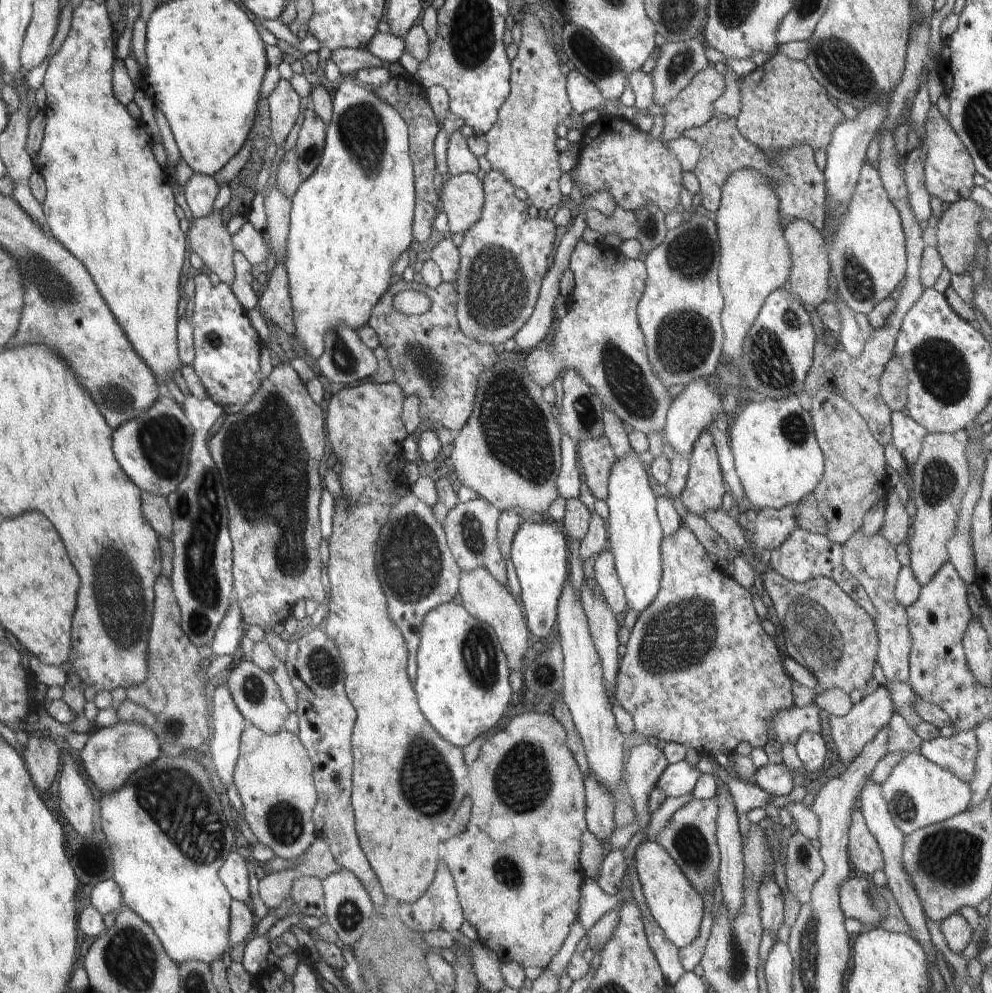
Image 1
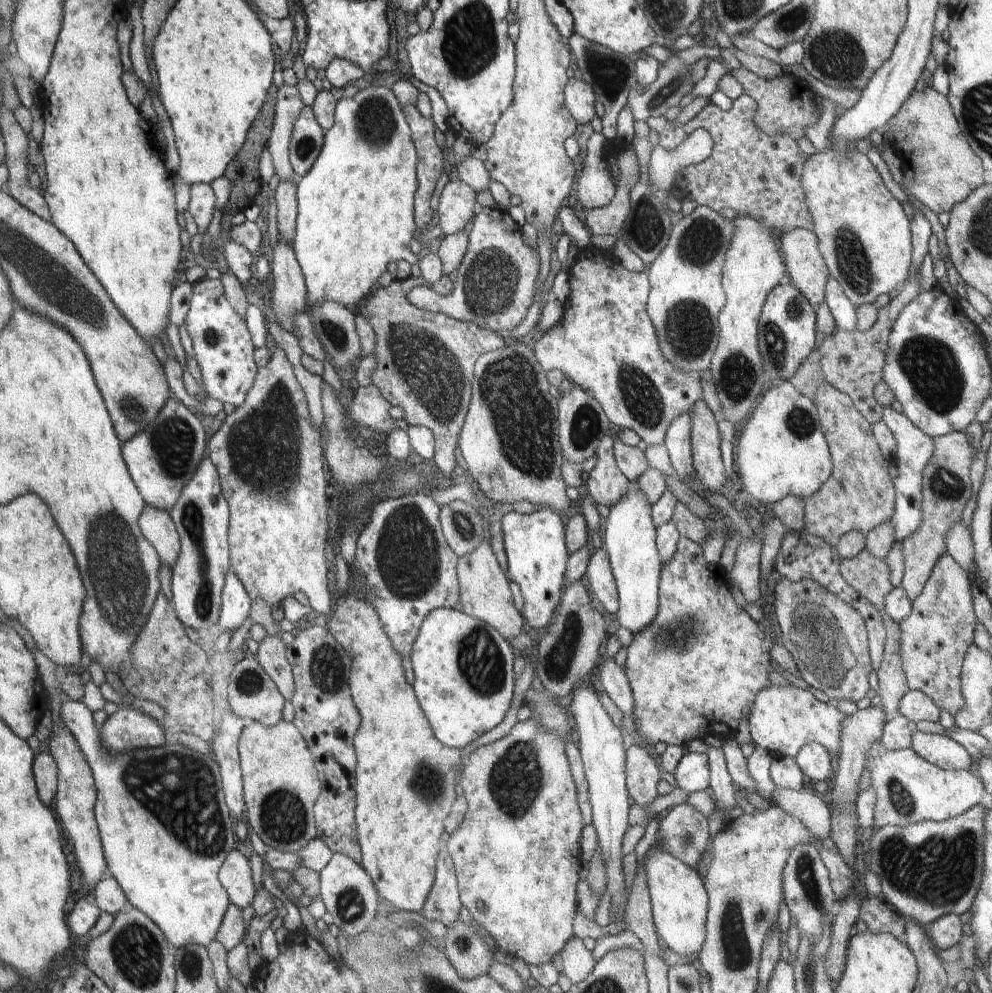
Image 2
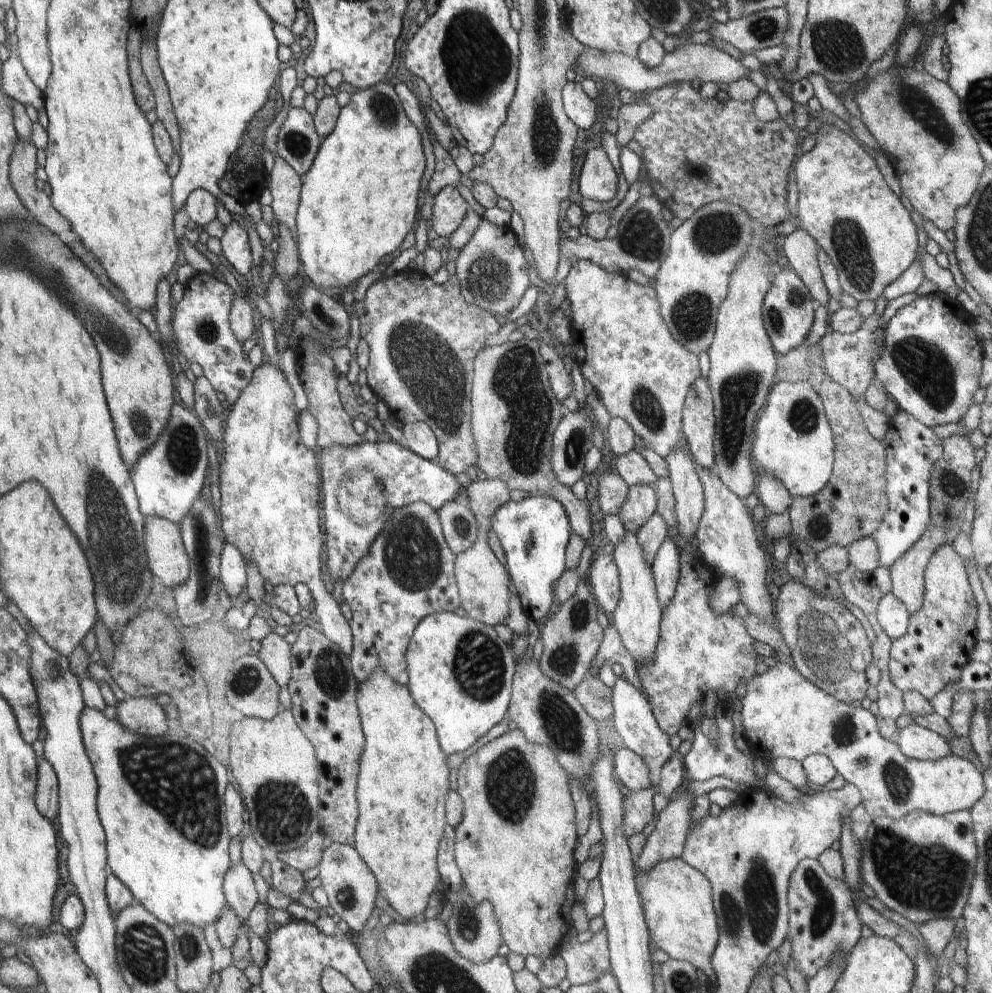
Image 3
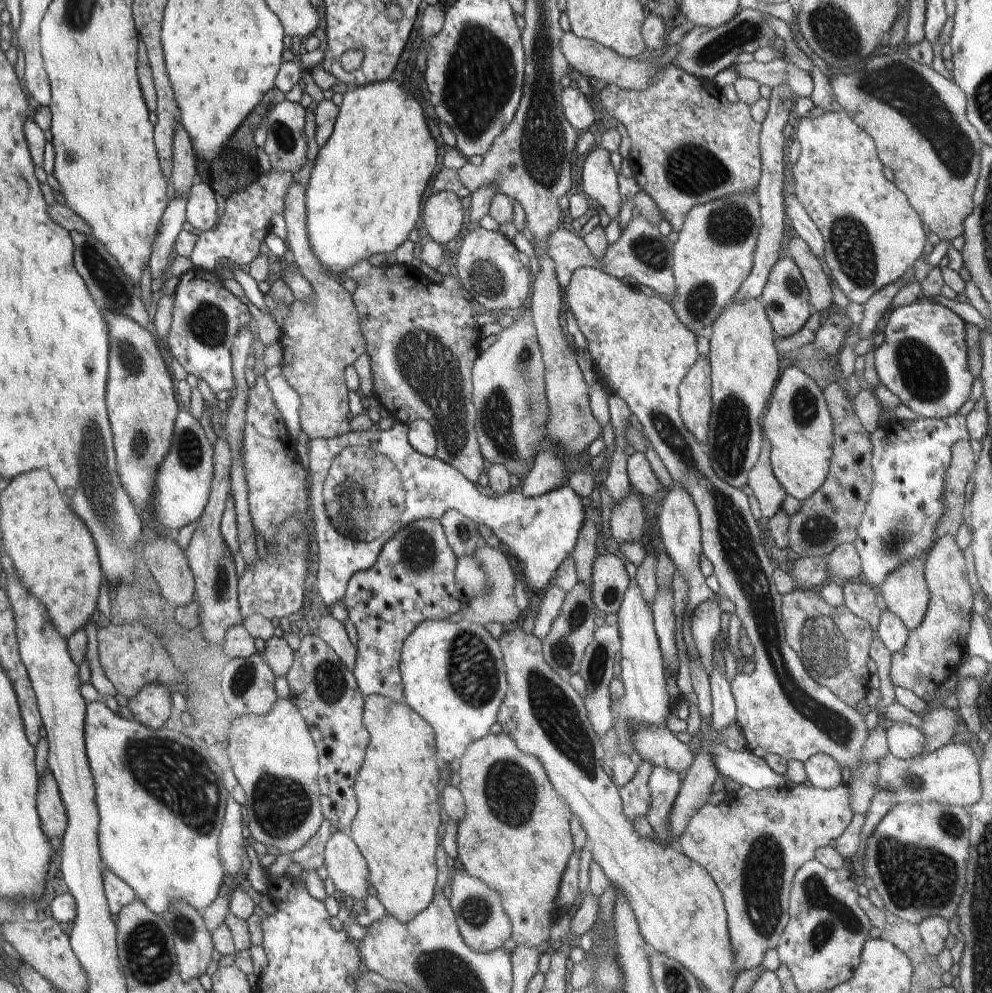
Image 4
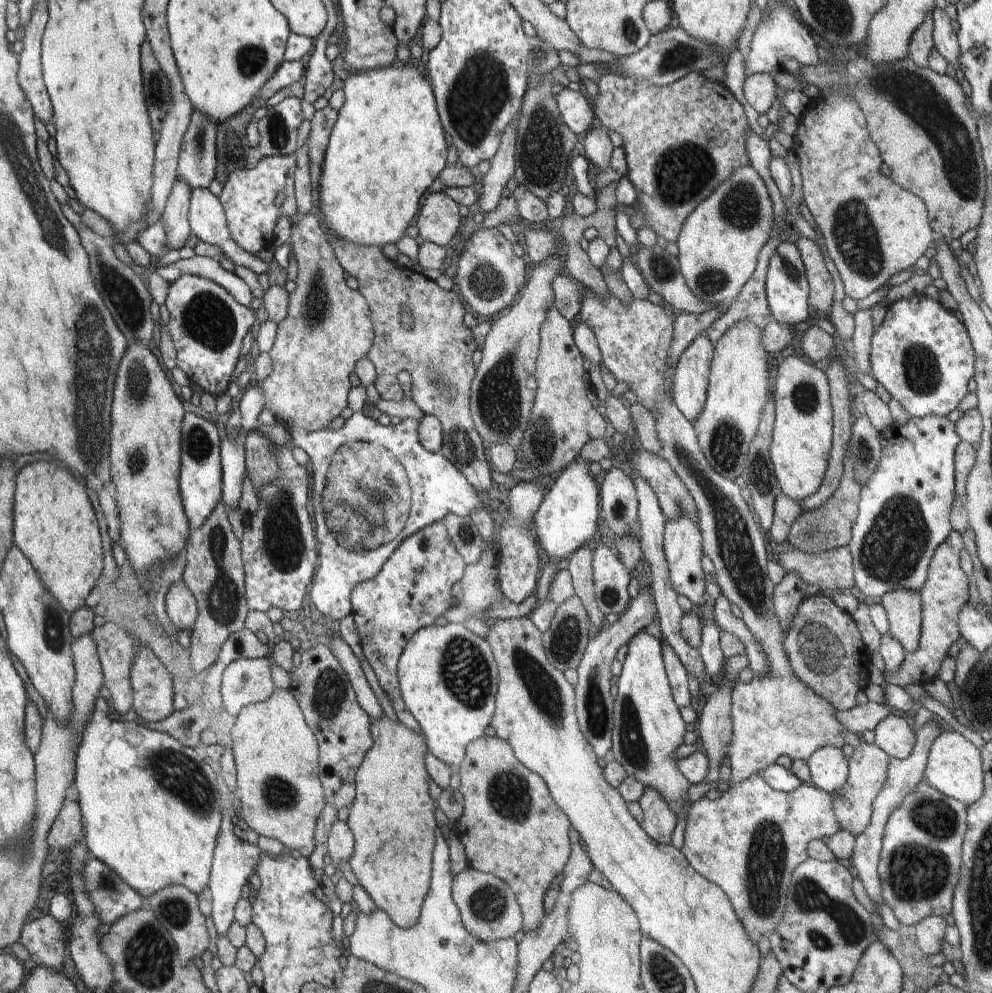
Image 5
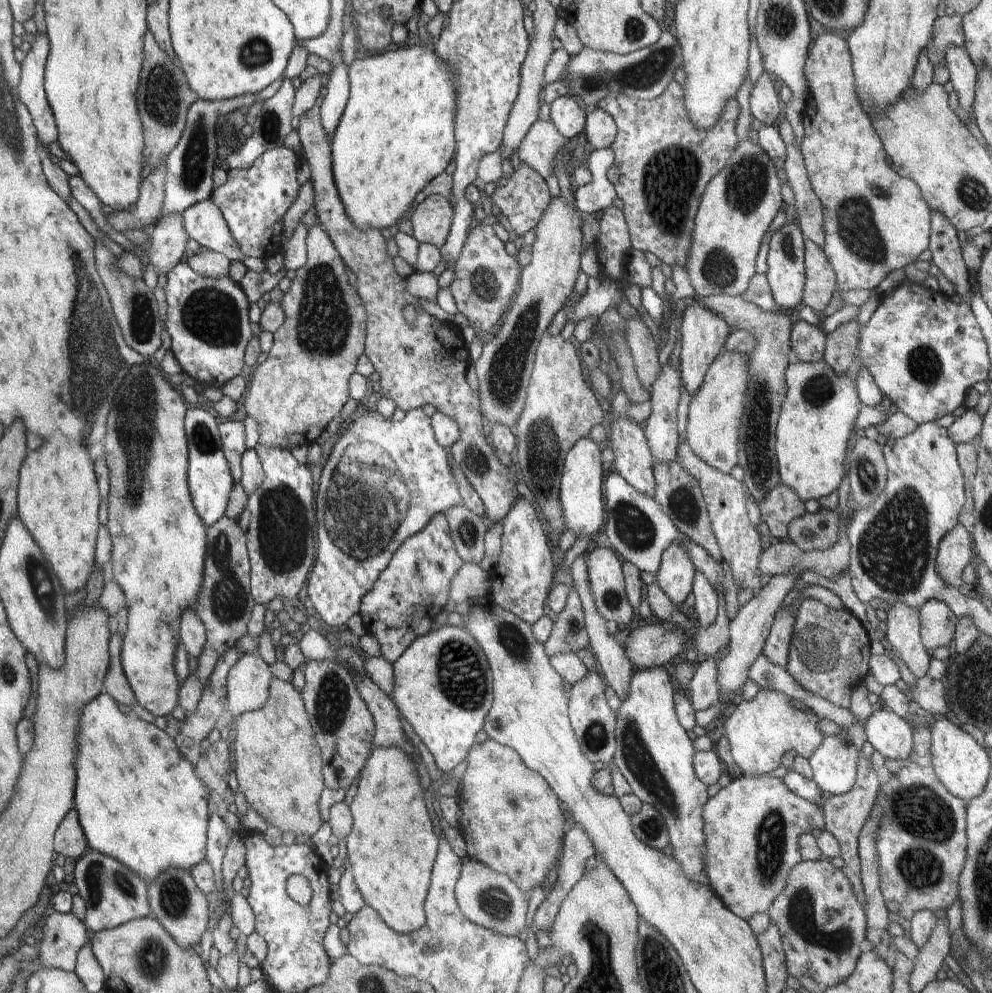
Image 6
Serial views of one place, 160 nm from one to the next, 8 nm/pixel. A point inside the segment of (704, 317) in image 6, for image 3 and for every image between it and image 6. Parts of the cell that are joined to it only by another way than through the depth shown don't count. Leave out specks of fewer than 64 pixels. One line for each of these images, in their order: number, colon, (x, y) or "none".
3: (699, 422)
4: (695, 407)
5: (690, 381)

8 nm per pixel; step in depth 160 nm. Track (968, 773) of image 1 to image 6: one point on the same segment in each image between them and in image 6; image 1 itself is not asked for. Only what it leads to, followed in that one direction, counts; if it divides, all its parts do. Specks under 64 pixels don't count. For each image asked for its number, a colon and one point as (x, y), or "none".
2: (940, 750)
3: (915, 742)
4: (906, 742)
5: (893, 735)
6: (889, 734)

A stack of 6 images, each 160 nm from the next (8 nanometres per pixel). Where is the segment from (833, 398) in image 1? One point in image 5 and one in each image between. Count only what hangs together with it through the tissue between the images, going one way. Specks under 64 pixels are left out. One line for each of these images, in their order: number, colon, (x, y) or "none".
2: (859, 494)
3: (852, 505)
4: (832, 515)
5: (830, 526)

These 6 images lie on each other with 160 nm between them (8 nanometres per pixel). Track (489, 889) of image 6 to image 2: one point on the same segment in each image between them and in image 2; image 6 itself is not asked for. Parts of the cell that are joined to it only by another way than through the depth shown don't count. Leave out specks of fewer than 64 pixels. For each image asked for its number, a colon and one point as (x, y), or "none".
2: (469, 955)
3: (475, 933)
4: (483, 925)
5: (488, 908)

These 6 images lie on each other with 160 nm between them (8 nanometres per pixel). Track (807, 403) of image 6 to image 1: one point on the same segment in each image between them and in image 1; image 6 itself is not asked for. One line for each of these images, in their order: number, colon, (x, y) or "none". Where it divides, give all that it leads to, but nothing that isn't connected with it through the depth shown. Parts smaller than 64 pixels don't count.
1: (778, 460)
2: (782, 451)
3: (793, 440)
4: (797, 424)
5: (802, 440)

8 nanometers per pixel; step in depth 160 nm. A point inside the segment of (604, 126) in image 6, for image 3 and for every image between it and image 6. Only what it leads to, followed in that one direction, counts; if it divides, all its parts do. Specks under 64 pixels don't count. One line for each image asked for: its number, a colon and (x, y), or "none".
3: (598, 181)
4: (599, 178)
5: (596, 145)

